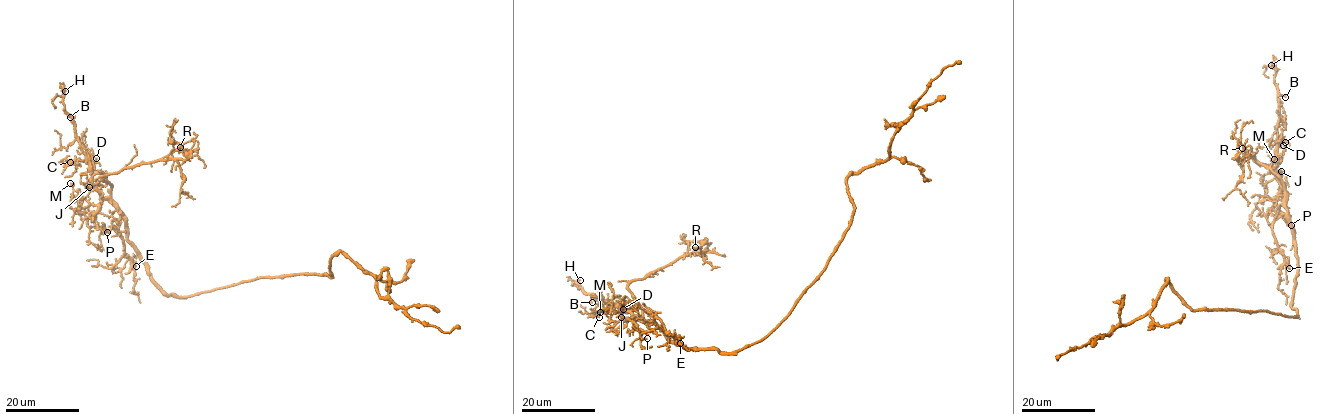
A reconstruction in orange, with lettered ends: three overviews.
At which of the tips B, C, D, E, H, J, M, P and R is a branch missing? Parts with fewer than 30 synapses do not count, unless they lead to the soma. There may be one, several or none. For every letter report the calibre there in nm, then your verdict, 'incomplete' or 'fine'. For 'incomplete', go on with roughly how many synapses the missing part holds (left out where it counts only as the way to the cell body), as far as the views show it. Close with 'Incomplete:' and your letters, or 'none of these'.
B: calibre 140 nm; fine
C: calibre 120 nm; fine
D: calibre 150 nm; fine
E: calibre 150 nm; fine
H: calibre 130 nm; fine
J: calibre 70 nm; fine
M: calibre 160 nm; fine
P: calibre 140 nm; incomplete; 45 synapses
R: calibre 90 nm; fine
Incomplete: P

